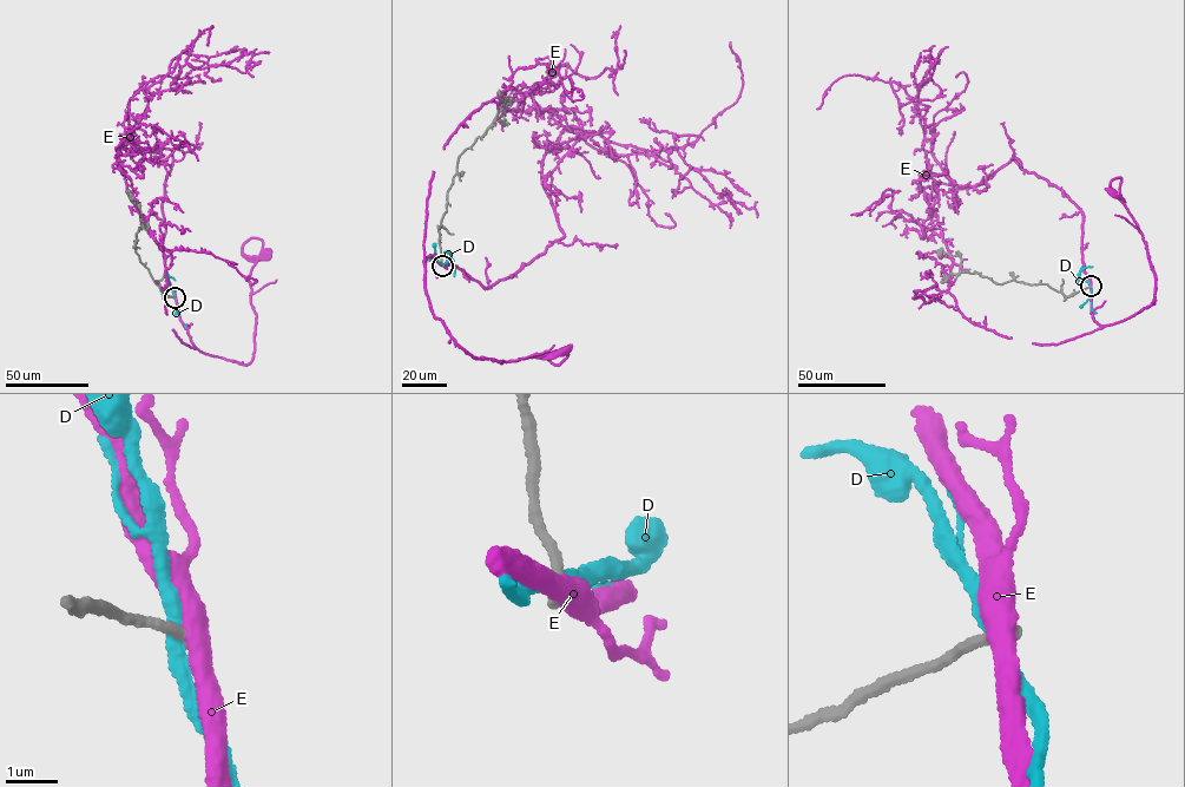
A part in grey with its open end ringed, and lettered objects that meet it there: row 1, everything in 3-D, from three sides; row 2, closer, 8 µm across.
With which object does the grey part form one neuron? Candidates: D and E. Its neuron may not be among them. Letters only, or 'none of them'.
none of them

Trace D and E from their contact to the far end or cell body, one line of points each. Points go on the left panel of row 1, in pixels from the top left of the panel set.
D: (175, 297), (168, 277), (175, 280)
E: (175, 297), (179, 320), (196, 348), (245, 365), (252, 358), (256, 314), (248, 279), (258, 258), (267, 256)

